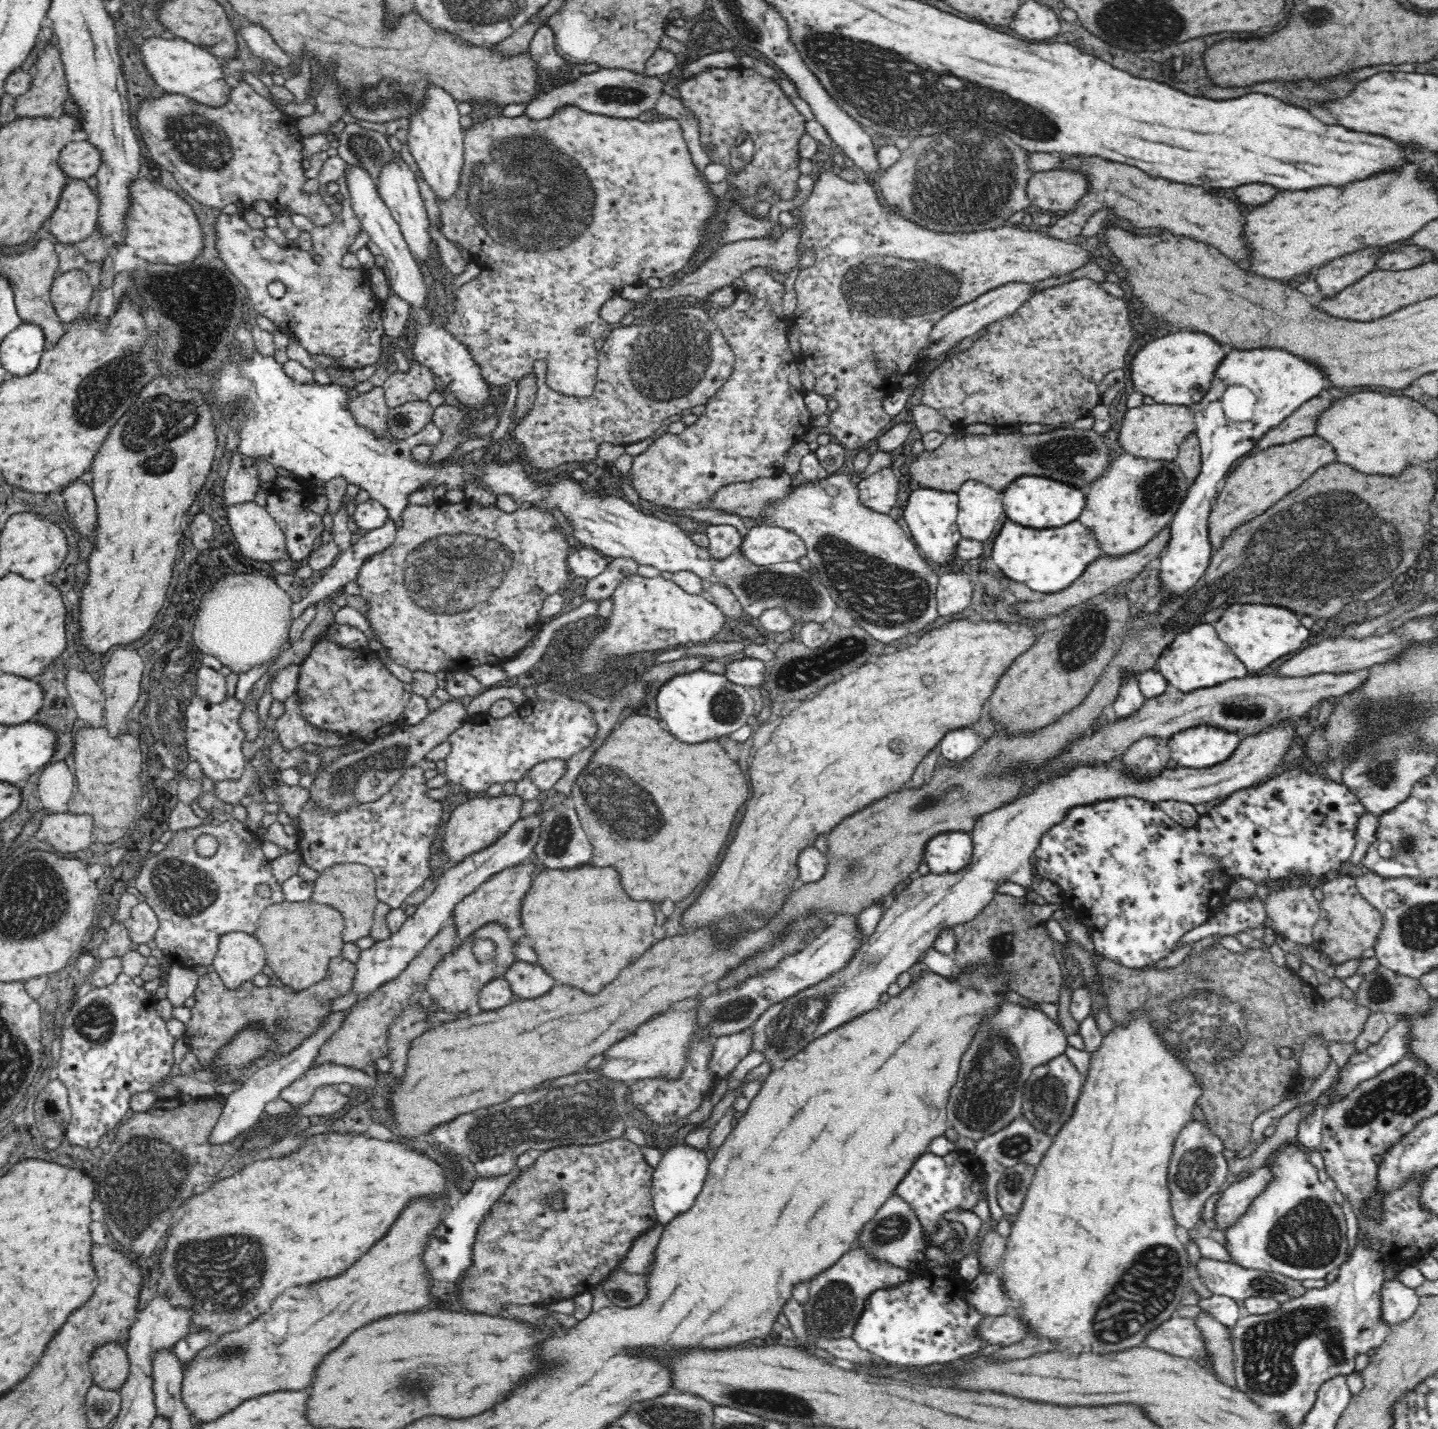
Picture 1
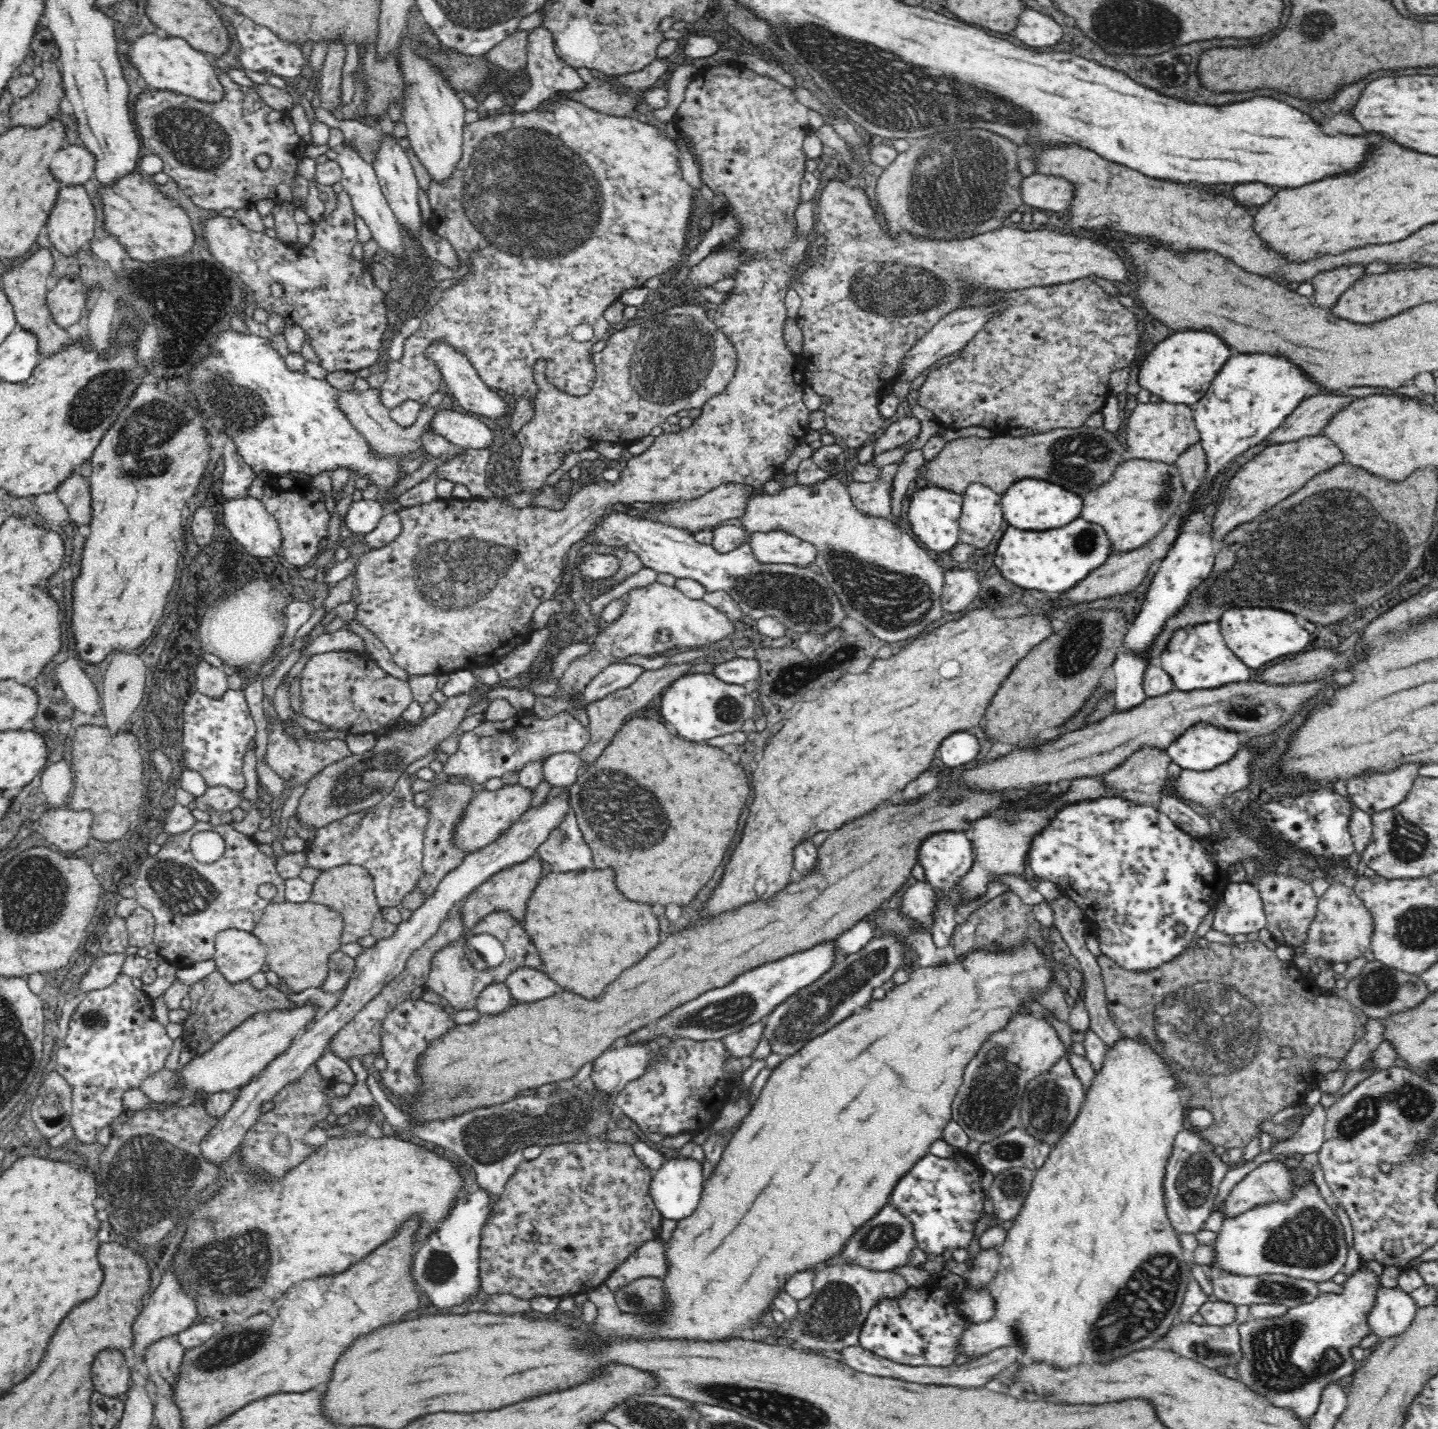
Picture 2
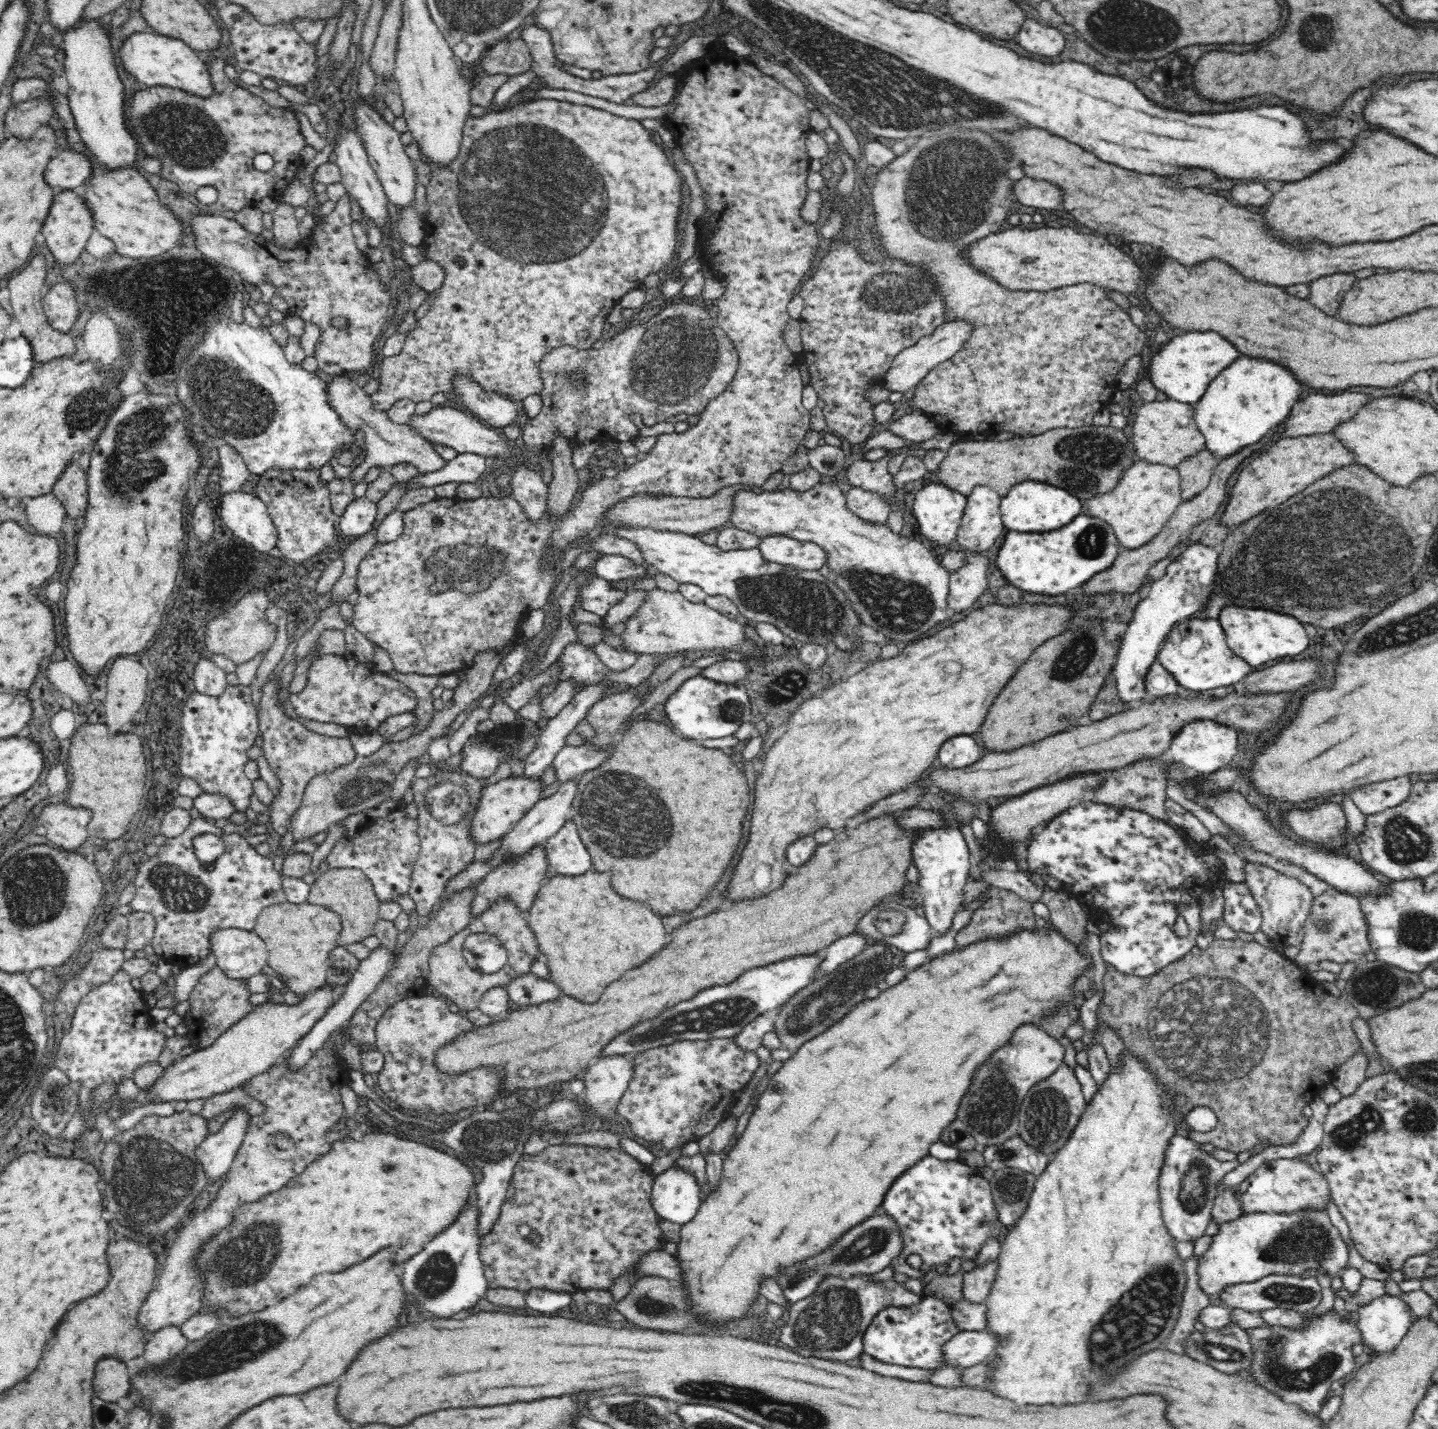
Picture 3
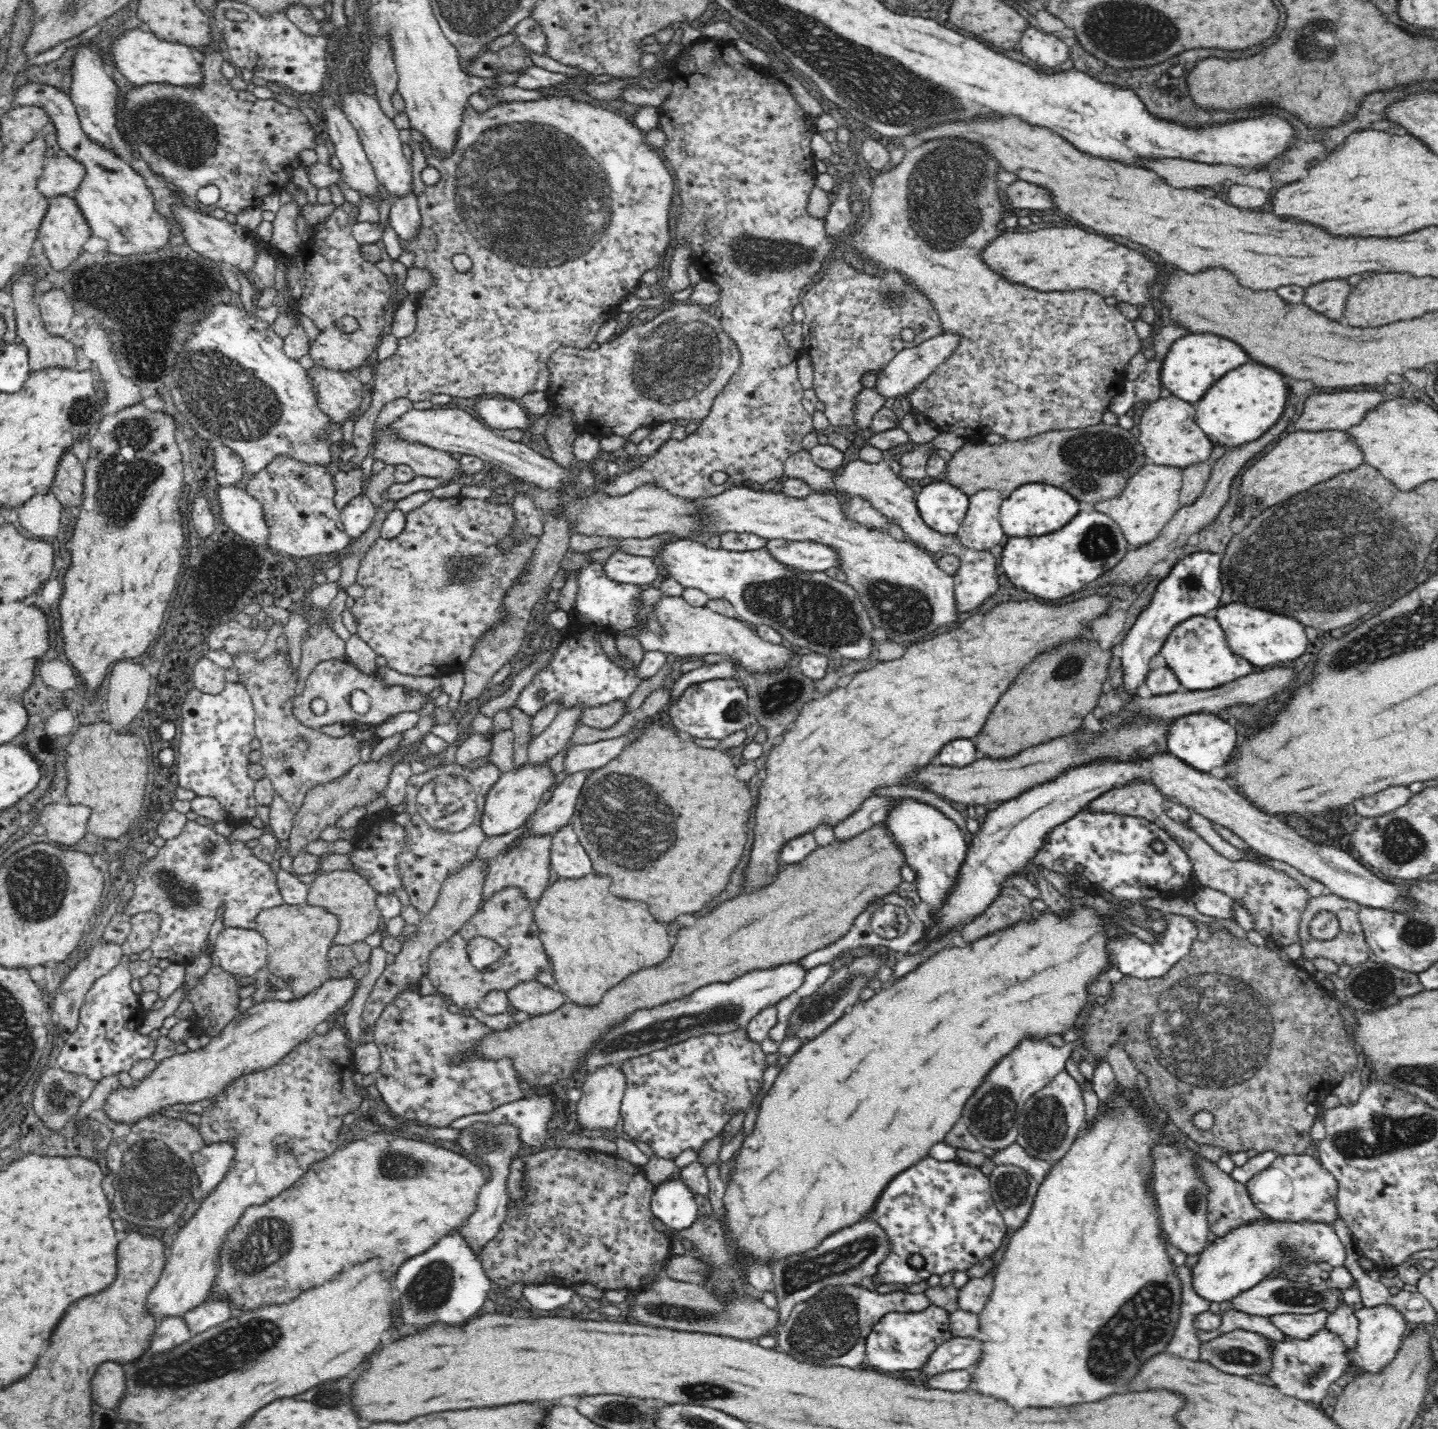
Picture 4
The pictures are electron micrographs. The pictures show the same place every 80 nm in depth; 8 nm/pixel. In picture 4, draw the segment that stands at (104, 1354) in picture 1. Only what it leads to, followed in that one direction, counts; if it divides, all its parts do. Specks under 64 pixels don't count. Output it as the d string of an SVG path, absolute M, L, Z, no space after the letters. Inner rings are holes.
M104 1362L98 1366L92 1380L92 1396L98 1403L108 1408L118 1407L122 1394L126 1392L126 1376L124 1368L116 1362Z

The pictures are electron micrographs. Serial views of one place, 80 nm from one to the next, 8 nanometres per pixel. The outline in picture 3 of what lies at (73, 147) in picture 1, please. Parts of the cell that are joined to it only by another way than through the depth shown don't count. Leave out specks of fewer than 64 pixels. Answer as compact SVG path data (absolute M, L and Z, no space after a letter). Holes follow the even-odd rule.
M60 150L45 171L46 183L57 192L66 189L80 190L88 183L94 172L93 162L82 152Z

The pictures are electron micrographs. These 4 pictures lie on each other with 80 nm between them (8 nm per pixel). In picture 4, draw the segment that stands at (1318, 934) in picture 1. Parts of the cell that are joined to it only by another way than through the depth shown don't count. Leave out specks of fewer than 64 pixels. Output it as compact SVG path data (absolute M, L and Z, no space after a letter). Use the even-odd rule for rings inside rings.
M1328 893L1319 897L1311 897L1306 910L1302 914L1302 922L1300 922L1300 944L1302 944L1303 960L1316 960L1316 958L1328 958L1333 960L1338 966L1349 965L1353 967L1368 959L1369 946L1365 939L1362 923L1358 918L1358 912L1361 904L1342 898L1334 893ZM1326 910L1331 912L1337 919L1339 924L1338 934L1330 940L1320 940L1310 933L1310 922L1318 912Z

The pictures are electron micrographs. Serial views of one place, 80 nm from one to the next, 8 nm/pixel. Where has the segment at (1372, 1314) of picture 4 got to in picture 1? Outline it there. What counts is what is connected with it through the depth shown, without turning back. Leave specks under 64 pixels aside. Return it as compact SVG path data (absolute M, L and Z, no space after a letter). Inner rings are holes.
M1396 1278L1386 1281L1382 1289L1382 1311L1390 1326L1412 1316L1420 1304L1420 1297L1416 1289Z

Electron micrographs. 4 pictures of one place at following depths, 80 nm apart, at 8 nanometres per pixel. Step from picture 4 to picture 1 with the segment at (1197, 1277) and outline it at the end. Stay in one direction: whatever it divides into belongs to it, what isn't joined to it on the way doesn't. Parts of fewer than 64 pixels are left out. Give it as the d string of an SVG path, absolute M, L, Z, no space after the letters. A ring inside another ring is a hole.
M1297 1141L1282 1145L1270 1156L1265 1166L1271 1177L1252 1199L1237 1224L1225 1234L1225 1247L1231 1262L1277 1272L1294 1280L1326 1278L1327 1274L1337 1270L1337 1266L1346 1258L1348 1252L1347 1223L1342 1206L1332 1198L1334 1188L1330 1182L1319 1179L1316 1166L1311 1162L1310 1152Z

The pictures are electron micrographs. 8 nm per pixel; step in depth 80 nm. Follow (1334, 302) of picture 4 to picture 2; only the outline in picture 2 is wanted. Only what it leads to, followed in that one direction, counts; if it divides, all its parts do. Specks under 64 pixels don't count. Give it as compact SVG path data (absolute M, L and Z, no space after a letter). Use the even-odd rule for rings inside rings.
M1352 264L1352 266L1338 266L1326 272L1320 272L1314 276L1314 288L1316 288L1316 298L1318 302L1328 308L1330 304L1334 304L1334 300L1338 300L1338 296L1350 288L1356 280L1360 280L1360 276L1364 276L1366 266L1364 264Z

